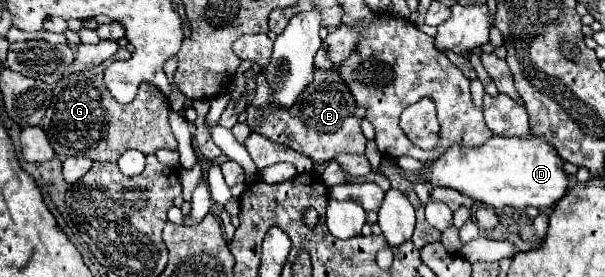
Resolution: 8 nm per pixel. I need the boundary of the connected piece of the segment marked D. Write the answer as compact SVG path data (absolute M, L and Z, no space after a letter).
M493 135L477 149L455 145L433 161L431 167L425 167L423 175L433 183L433 187L451 187L493 209L511 205L517 211L527 207L537 207L541 211L553 209L557 201L565 197L569 185L563 159L557 157L557 151L553 151L545 139L535 135L527 135L525 139Z

